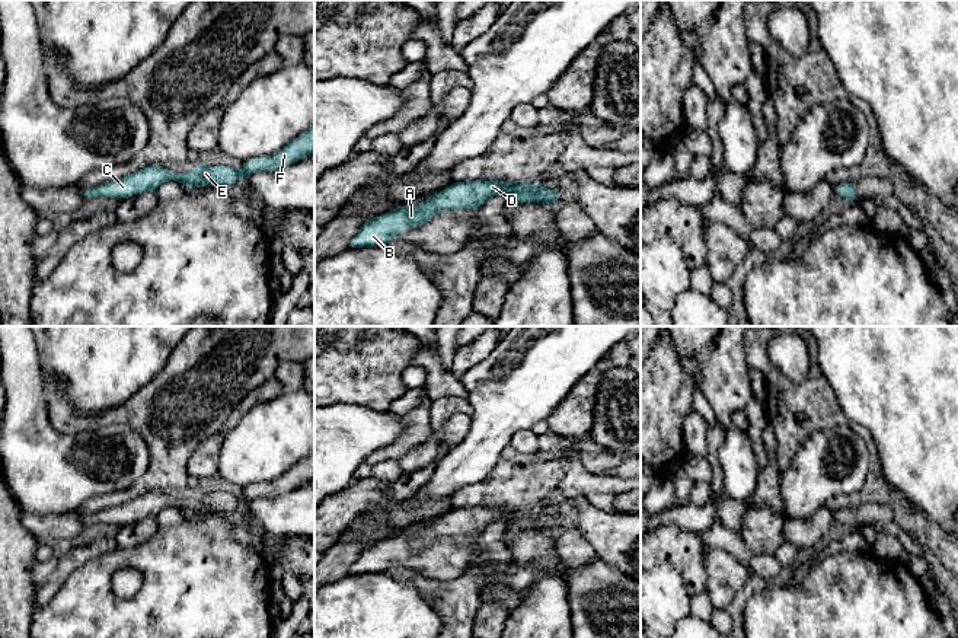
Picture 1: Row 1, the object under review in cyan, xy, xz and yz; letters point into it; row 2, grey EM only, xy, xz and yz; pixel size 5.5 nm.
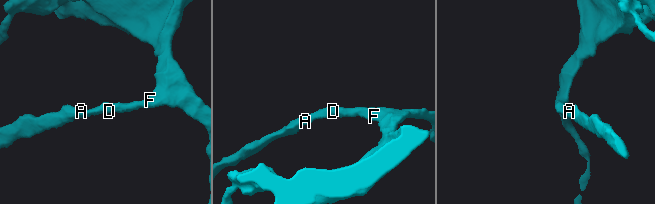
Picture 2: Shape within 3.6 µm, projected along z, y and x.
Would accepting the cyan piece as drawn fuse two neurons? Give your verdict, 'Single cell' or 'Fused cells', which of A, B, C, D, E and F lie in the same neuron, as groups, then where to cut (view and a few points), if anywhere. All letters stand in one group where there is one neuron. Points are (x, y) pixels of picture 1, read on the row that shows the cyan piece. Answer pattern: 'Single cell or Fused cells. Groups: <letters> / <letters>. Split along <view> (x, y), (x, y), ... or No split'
Single cell. Groups: A B C D E F. No split

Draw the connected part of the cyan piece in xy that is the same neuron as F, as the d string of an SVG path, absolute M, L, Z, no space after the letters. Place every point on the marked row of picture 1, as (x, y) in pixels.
M314 125L296 137L291 143L282 147L278 153L271 156L261 156L243 162L242 170L234 170L229 166L201 166L197 165L192 170L185 173L173 173L166 170L162 165L149 165L131 175L109 184L98 186L82 188L82 194L89 198L128 198L146 191L156 191L163 182L176 181L185 188L220 186L229 188L240 176L249 181L249 176L256 170L278 170L287 168L298 160L314 153Z

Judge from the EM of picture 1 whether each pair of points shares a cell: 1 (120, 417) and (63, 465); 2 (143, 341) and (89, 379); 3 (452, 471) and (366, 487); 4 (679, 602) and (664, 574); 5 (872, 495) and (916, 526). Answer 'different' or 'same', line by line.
1: different
2: same
3: different
4: same
5: same

